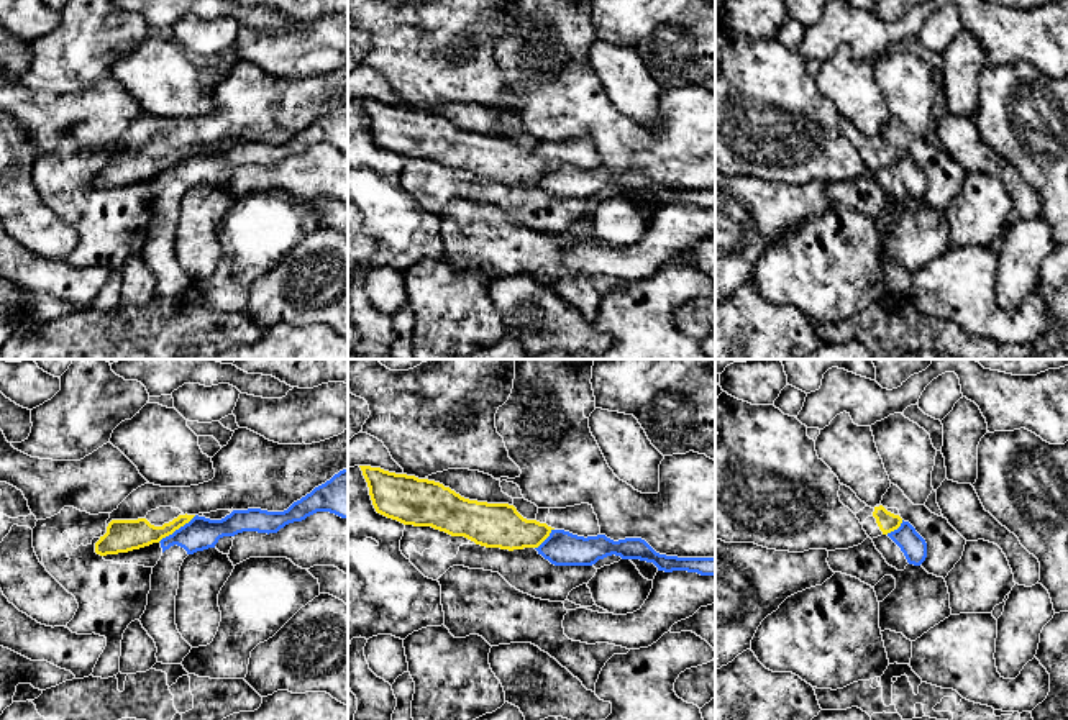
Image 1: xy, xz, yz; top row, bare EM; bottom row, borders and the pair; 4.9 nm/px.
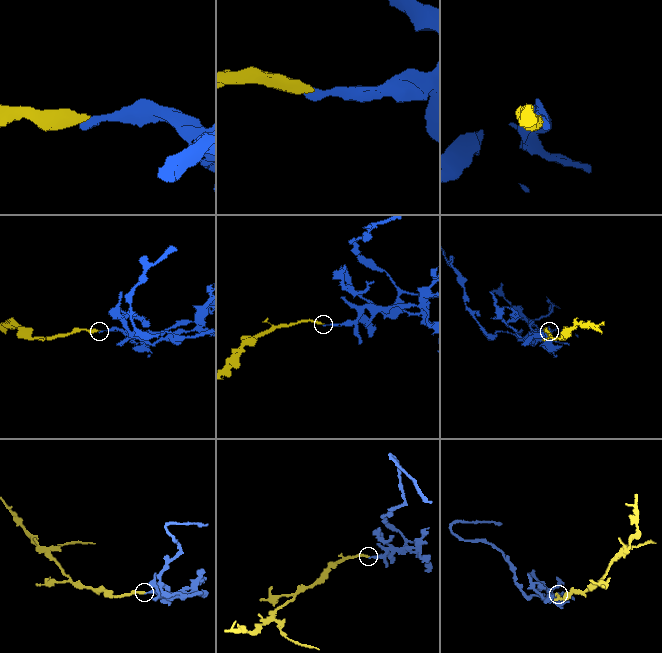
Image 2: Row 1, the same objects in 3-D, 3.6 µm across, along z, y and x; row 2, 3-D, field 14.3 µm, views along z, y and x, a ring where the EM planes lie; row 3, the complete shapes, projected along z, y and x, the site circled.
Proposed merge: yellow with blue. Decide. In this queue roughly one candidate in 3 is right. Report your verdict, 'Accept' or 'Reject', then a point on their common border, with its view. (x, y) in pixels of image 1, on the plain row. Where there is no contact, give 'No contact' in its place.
Reject. Touches yellow at xy (176, 161)

